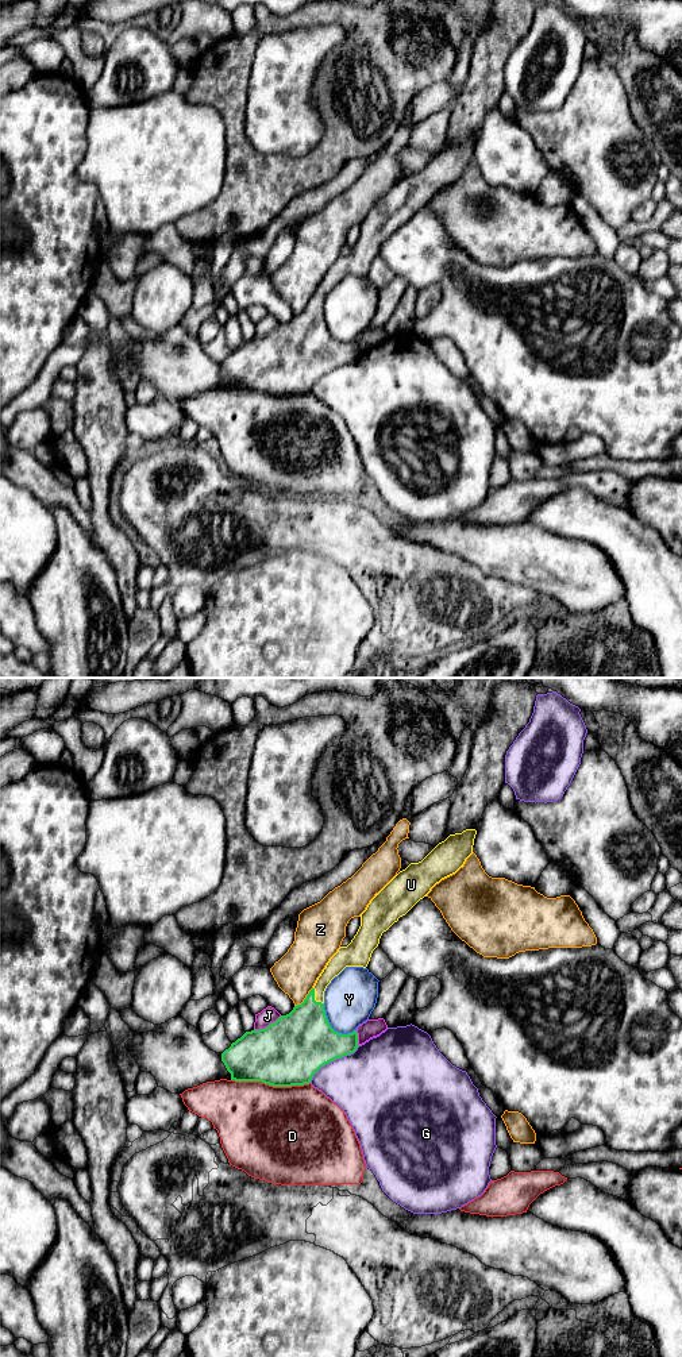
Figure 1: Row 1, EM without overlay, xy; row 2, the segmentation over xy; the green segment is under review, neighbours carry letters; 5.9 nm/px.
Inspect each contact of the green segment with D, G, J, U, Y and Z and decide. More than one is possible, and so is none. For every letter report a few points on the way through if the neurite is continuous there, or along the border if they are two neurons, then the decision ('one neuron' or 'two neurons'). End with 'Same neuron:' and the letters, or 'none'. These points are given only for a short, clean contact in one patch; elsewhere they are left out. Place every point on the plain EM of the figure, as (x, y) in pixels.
D: two neurons
G: two neurons
J: two neurons
U: way xy (303, 347), (313, 307), (324, 286), (336, 273); one neuron
Y: two neurons
Z: two neurons
Same neuron: U

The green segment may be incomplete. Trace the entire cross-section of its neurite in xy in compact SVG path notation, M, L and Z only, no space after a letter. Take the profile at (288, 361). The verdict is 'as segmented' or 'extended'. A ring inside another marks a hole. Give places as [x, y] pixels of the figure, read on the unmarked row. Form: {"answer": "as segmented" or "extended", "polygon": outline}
{"answer": "extended", "polygon": "M475 138L450 143L439 151L421 170L411 171L400 180L375 205L361 223L361 235L347 255L340 255L330 267L301 313L281 324L265 338L246 340L221 362L221 370L235 390L262 390L273 396L292 396L309 393L313 383L325 373L351 363L357 359L358 342L348 343L335 340L325 324L324 300L331 289L346 275L366 277L379 247L400 225L405 224L420 208L427 205L431 197L442 188L455 182L463 176L473 162Z"}

